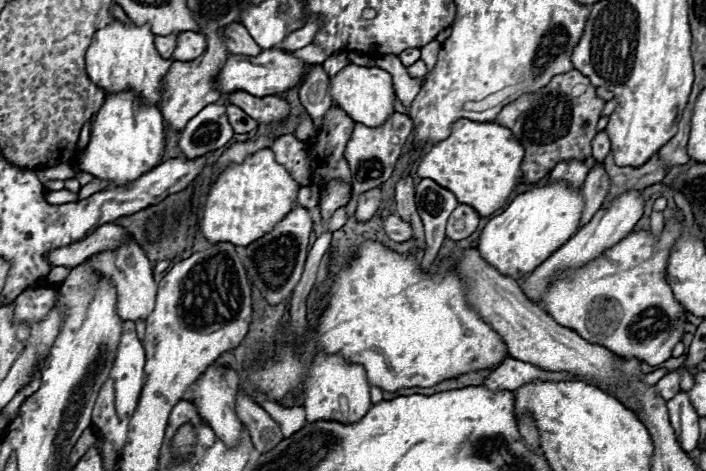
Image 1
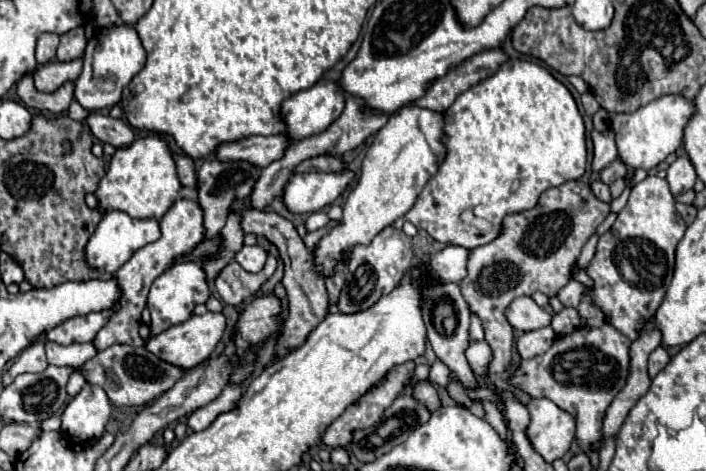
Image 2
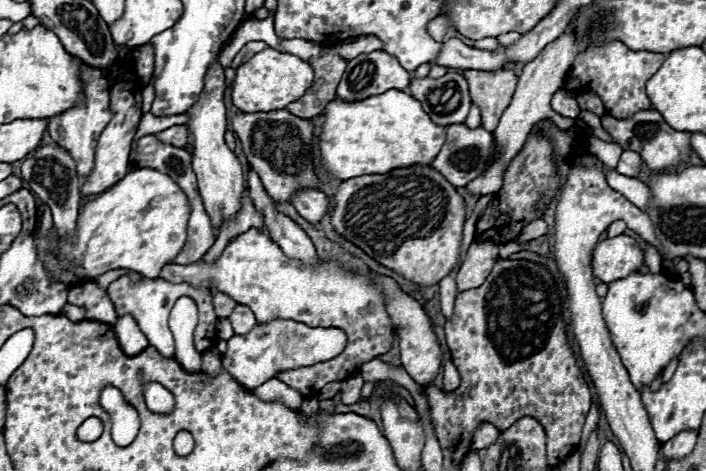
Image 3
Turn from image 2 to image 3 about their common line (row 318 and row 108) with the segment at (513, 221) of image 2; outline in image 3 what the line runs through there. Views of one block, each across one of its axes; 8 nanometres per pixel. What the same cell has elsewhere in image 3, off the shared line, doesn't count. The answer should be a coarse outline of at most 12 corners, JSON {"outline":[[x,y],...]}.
{"outline":[[464,72],[482,126],[496,128],[516,90],[516,74]]}

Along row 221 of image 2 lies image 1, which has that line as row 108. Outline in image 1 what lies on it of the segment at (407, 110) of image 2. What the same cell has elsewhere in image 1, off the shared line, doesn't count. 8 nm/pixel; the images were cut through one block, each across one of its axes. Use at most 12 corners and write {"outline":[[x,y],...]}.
{"outline":[[346,66],[332,82],[334,102],[364,126],[394,110],[392,76]]}

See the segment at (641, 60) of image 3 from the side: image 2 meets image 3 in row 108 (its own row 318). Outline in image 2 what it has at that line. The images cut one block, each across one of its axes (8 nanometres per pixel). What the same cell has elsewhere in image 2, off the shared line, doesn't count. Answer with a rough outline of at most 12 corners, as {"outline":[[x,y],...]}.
{"outline":[[638,182],[588,266],[590,291],[634,340],[656,314],[686,224],[668,182]]}

